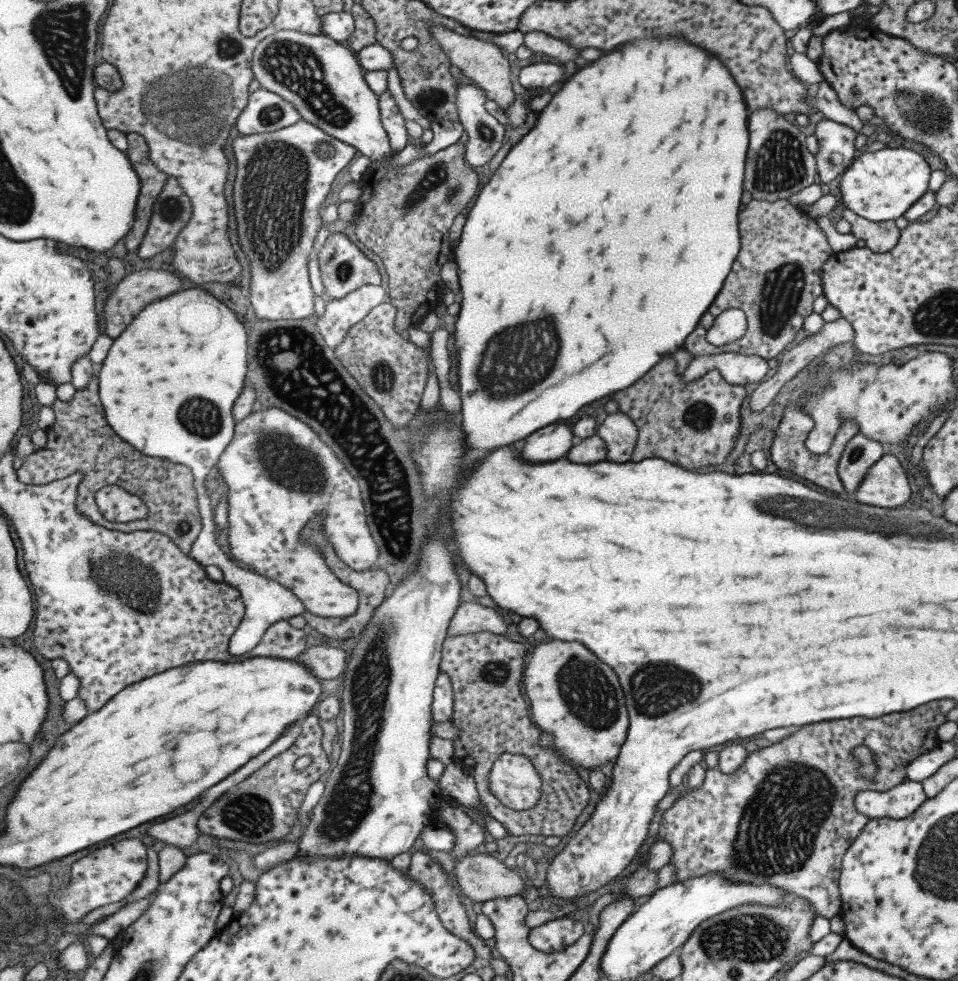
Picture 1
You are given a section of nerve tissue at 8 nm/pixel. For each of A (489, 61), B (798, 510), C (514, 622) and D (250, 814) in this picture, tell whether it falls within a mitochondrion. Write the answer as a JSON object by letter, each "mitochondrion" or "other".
{"A":"other","B":"mitochondrion","C":"other","D":"mitochondrion"}

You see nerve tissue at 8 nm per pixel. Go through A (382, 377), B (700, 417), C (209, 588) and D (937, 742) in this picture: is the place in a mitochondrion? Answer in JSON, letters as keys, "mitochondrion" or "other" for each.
{"A":"mitochondrion","B":"mitochondrion","C":"other","D":"other"}

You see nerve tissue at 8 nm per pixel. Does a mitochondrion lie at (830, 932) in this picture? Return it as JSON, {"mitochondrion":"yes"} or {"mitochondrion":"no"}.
{"mitochondrion":"no"}

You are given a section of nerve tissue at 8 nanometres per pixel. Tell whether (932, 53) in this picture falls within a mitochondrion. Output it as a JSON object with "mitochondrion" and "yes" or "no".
{"mitochondrion":"no"}

